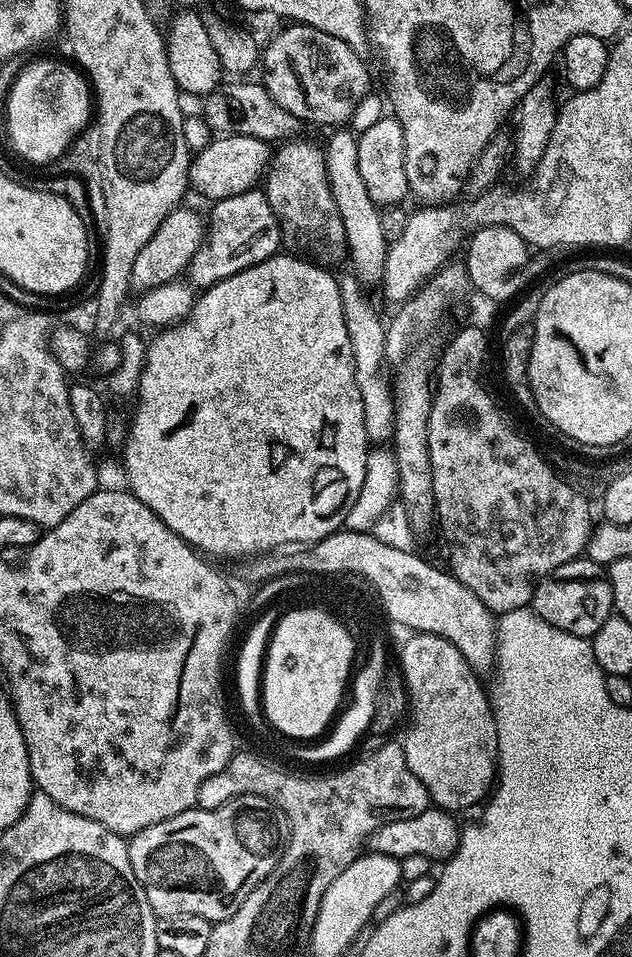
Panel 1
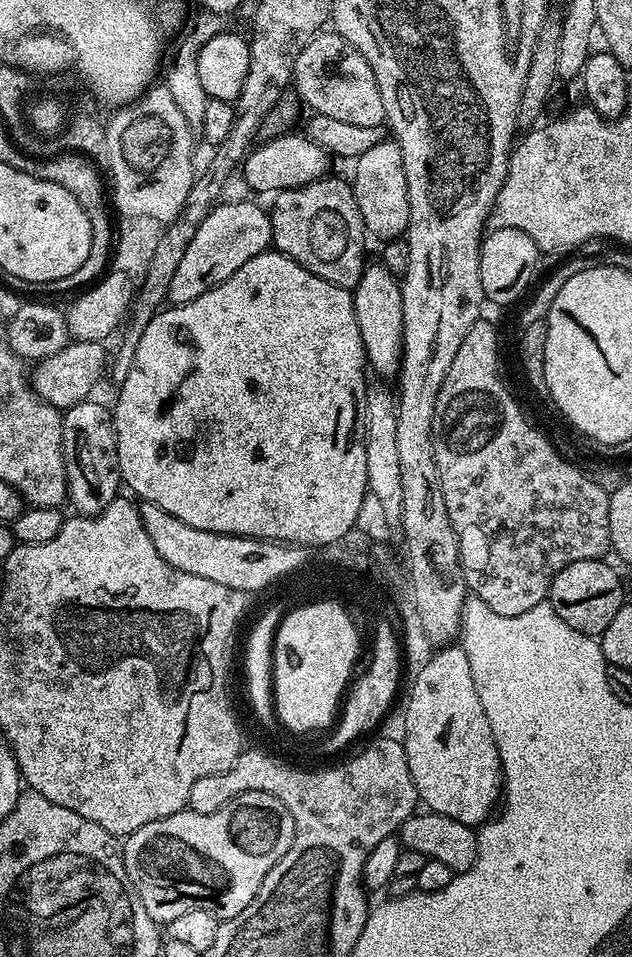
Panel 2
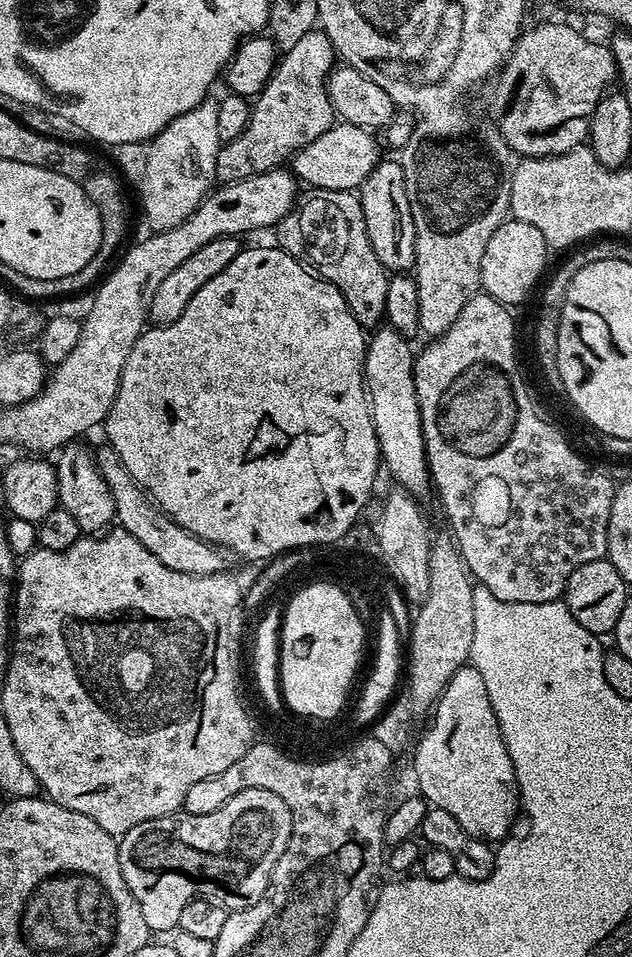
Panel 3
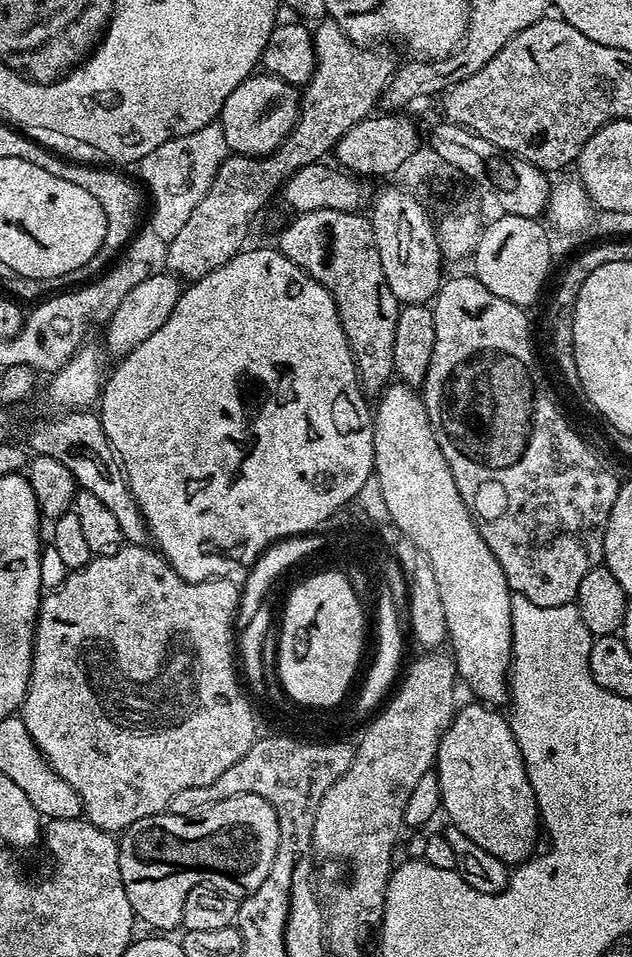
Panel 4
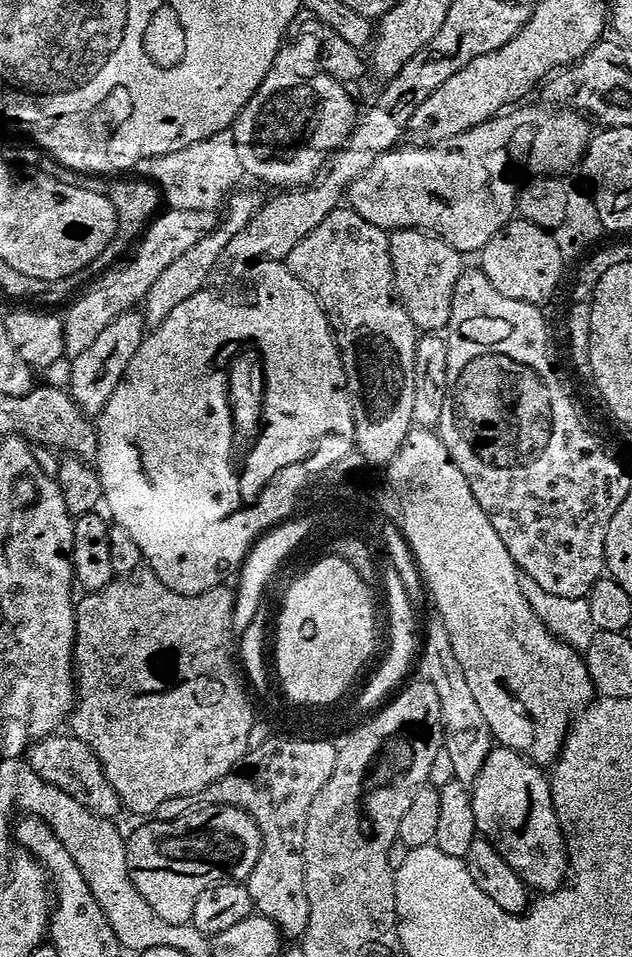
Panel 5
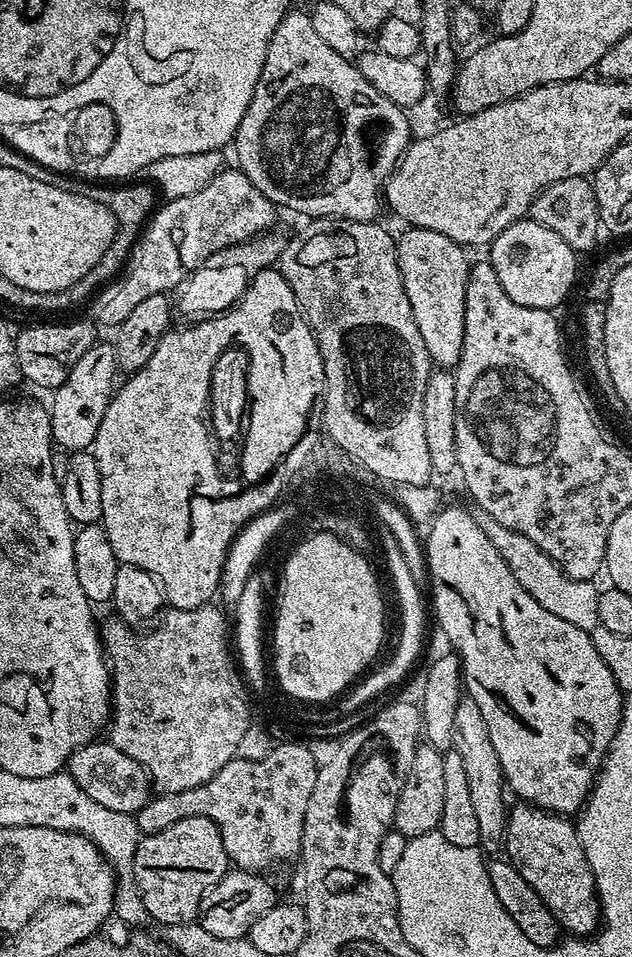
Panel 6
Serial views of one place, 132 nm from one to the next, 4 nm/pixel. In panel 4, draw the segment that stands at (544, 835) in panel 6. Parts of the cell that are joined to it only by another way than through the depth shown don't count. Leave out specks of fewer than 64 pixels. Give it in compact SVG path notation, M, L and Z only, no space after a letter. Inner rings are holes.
M471 702L452 717L452 725L444 732L436 751L434 771L440 783L440 799L443 815L448 815L451 827L462 830L482 850L494 854L503 864L523 864L537 851L536 839L542 836L542 821L536 805L536 795L526 774L518 742L512 733L512 725L499 716L495 707L484 702Z

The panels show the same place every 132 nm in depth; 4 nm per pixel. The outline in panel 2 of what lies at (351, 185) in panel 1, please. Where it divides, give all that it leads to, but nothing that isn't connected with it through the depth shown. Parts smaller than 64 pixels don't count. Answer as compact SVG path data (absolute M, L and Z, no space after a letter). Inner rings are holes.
M381 262L369 263L358 286L352 292L352 305L354 306L354 318L358 322L358 330L362 334L362 346L364 347L364 359L377 372L377 377L395 377L400 370L400 359L404 354L404 323L402 322L402 290L398 276L387 269Z

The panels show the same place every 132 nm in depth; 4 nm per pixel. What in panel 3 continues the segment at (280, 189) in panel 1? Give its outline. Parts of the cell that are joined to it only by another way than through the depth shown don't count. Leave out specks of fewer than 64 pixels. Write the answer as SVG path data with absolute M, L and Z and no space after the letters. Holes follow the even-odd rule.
M308 188L275 229L275 243L315 275L329 280L346 298L350 314L365 330L372 330L385 319L389 273L378 262L374 246L366 234L359 195L355 191Z

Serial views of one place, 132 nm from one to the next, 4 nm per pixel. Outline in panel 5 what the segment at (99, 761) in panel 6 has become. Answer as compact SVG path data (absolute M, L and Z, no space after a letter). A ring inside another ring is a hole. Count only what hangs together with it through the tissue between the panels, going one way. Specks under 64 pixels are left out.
M48 734L44 739L35 741L26 753L28 767L50 786L56 786L58 790L70 794L70 798L74 798L74 802L86 806L86 810L90 810L96 816L116 818L116 815L122 812L122 805L118 794L110 786L94 750L90 750L90 746L86 746L86 742L82 742L74 735L60 735Z

